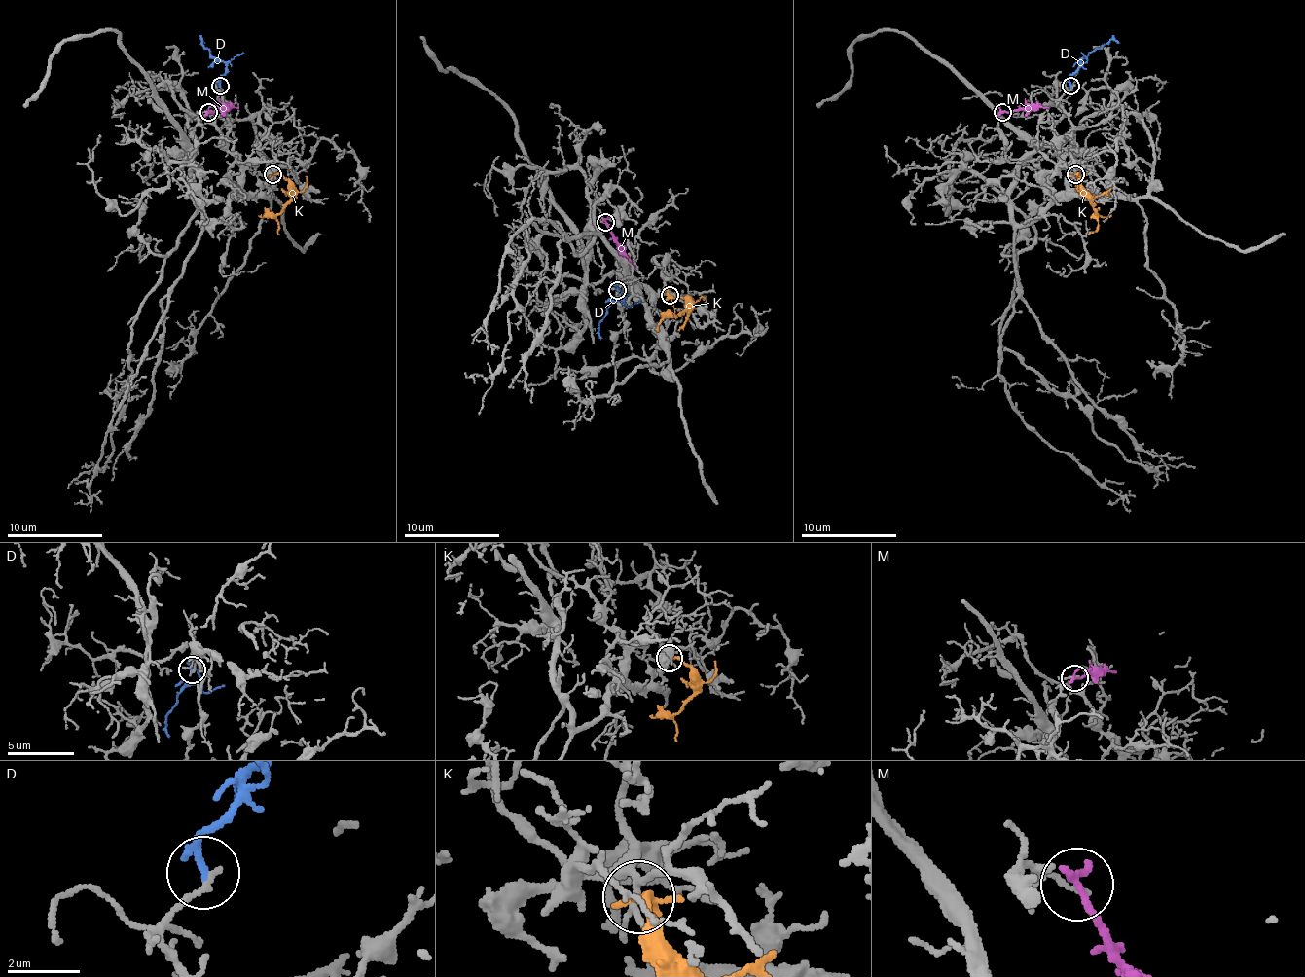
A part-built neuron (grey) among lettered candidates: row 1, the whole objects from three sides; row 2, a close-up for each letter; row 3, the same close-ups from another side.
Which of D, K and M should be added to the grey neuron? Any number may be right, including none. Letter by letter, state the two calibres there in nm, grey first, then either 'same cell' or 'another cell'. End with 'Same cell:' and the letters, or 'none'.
D: 170 nm thick on the grey side, 240 nm on the other; another cell
K: 160 nm thick on the grey side, 280 nm on the other; another cell
M: 100 nm thick on the grey side, 260 nm on the other; another cell
Same cell: none

